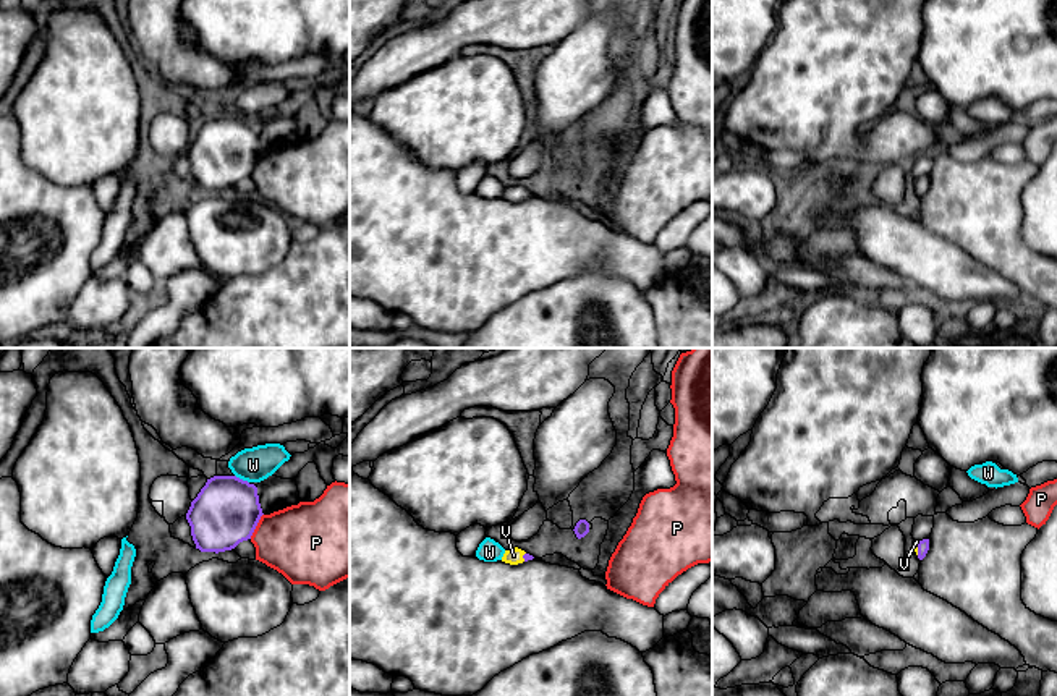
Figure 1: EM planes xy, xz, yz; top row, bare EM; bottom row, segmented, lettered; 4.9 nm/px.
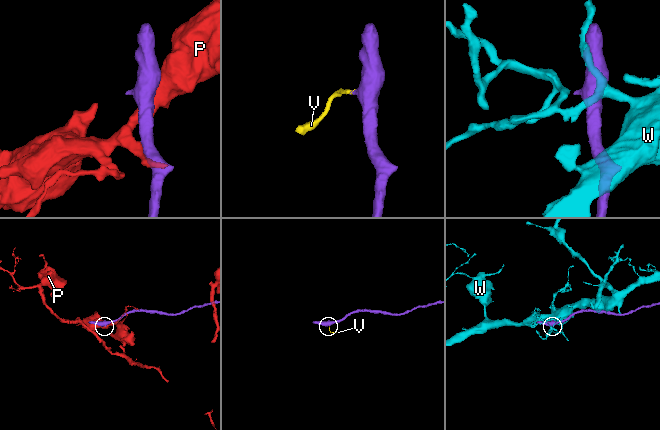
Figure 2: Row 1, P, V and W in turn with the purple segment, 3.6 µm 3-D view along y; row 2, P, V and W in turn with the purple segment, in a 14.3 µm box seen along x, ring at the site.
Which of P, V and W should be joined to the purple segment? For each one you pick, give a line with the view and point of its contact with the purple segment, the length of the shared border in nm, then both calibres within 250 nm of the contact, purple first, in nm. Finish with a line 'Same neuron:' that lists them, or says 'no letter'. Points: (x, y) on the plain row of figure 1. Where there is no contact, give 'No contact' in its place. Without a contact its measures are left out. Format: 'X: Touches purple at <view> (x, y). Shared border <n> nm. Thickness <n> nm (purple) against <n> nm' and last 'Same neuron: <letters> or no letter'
V: Touches purple at yz (918, 185). Shared border 70 nm. Thickness 60 nm (purple) against 20 nm
Same neuron: V

